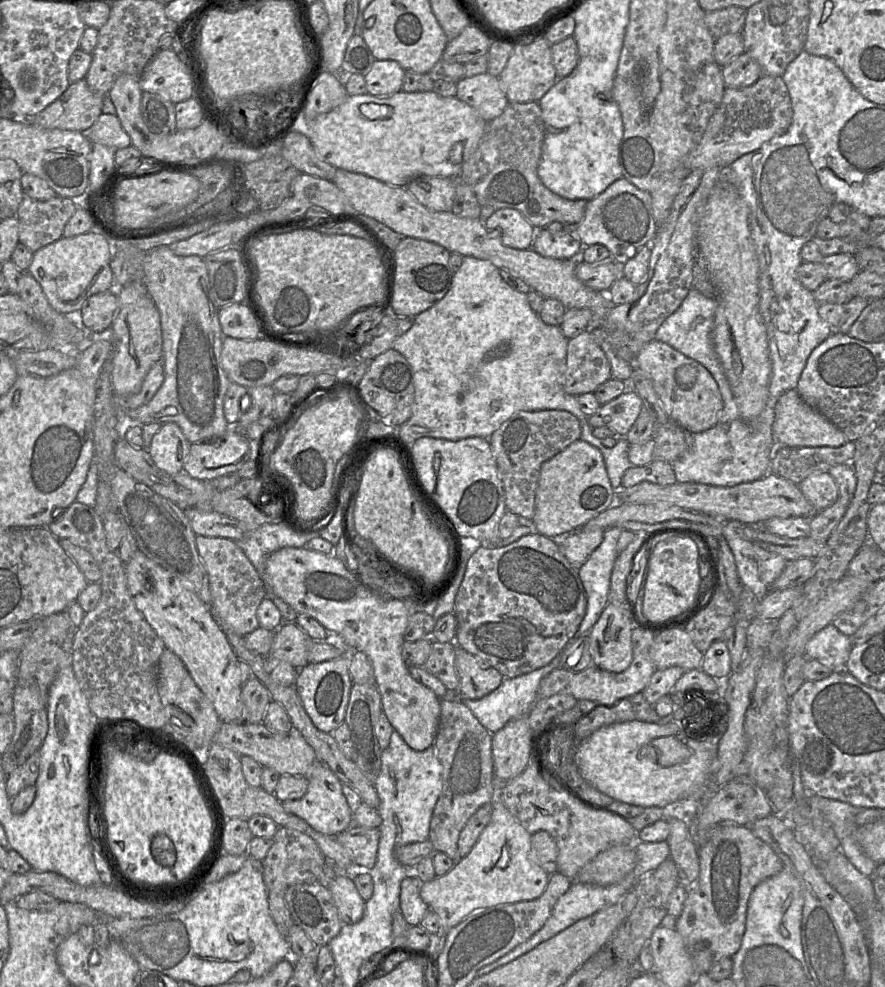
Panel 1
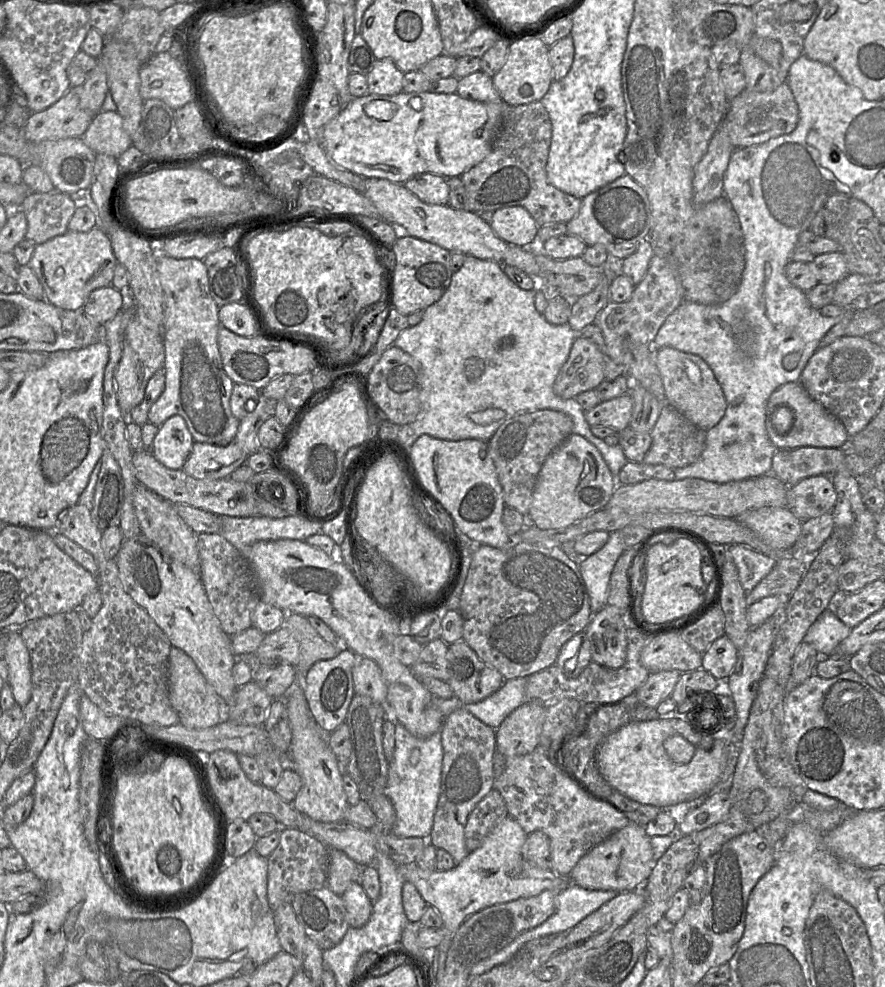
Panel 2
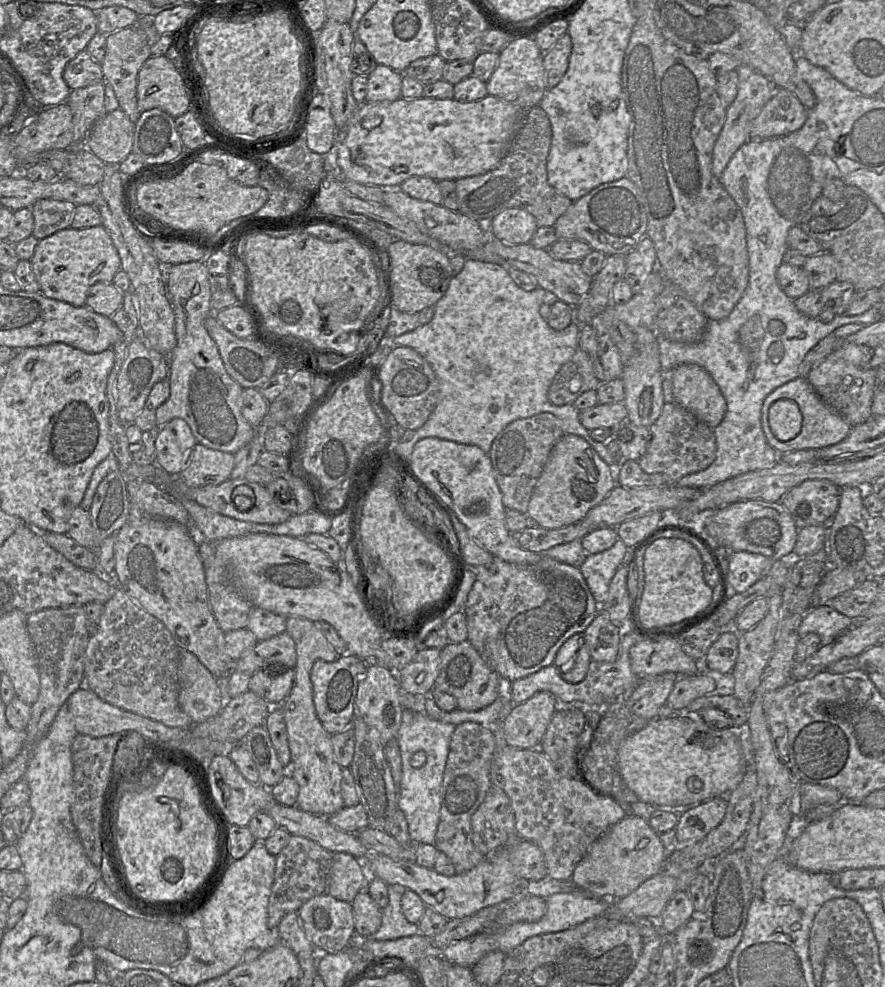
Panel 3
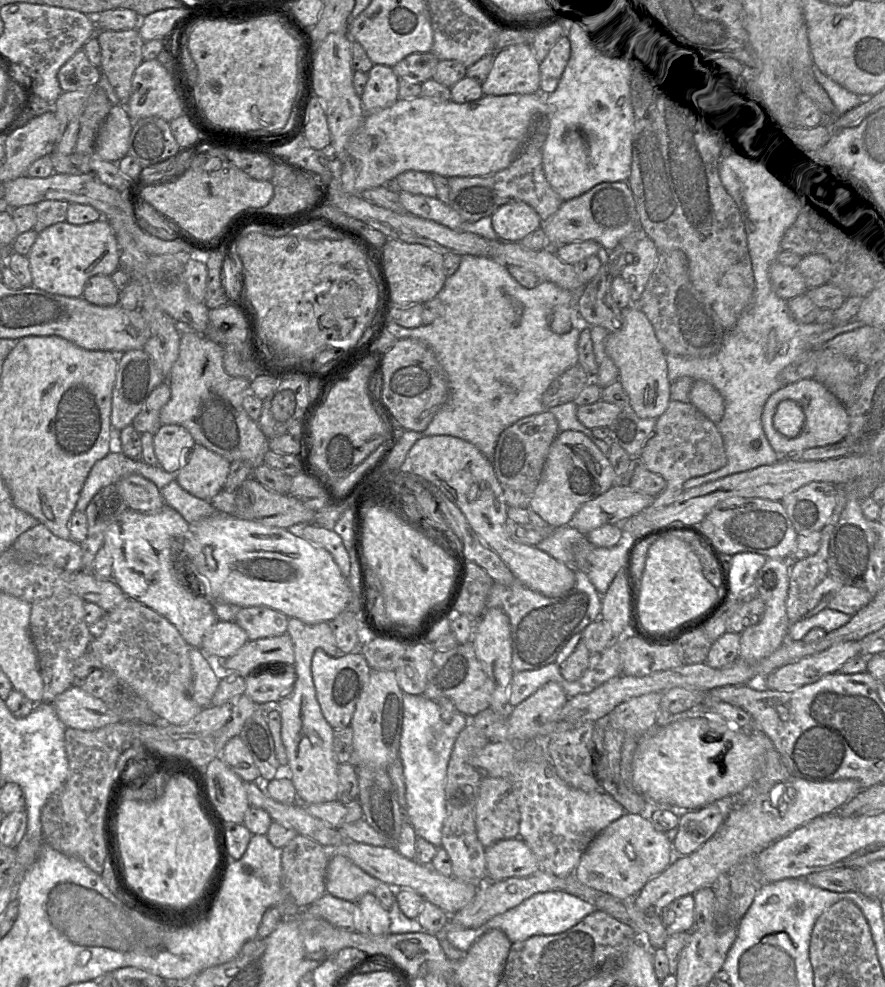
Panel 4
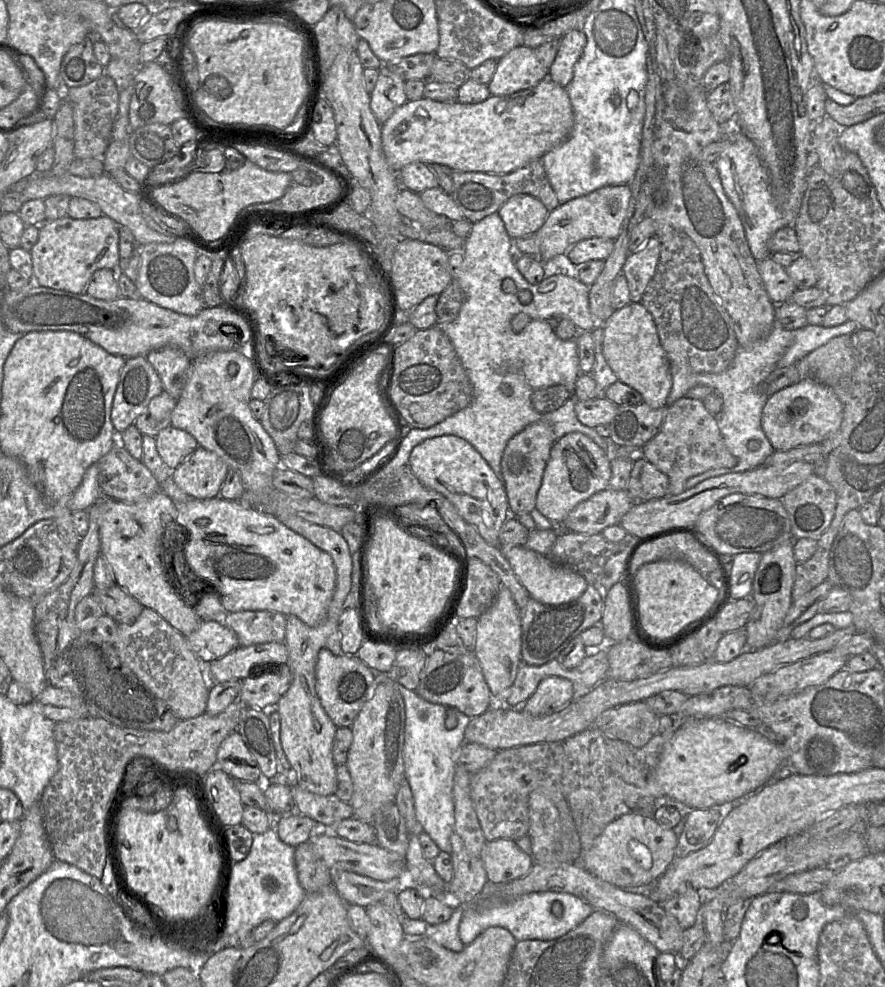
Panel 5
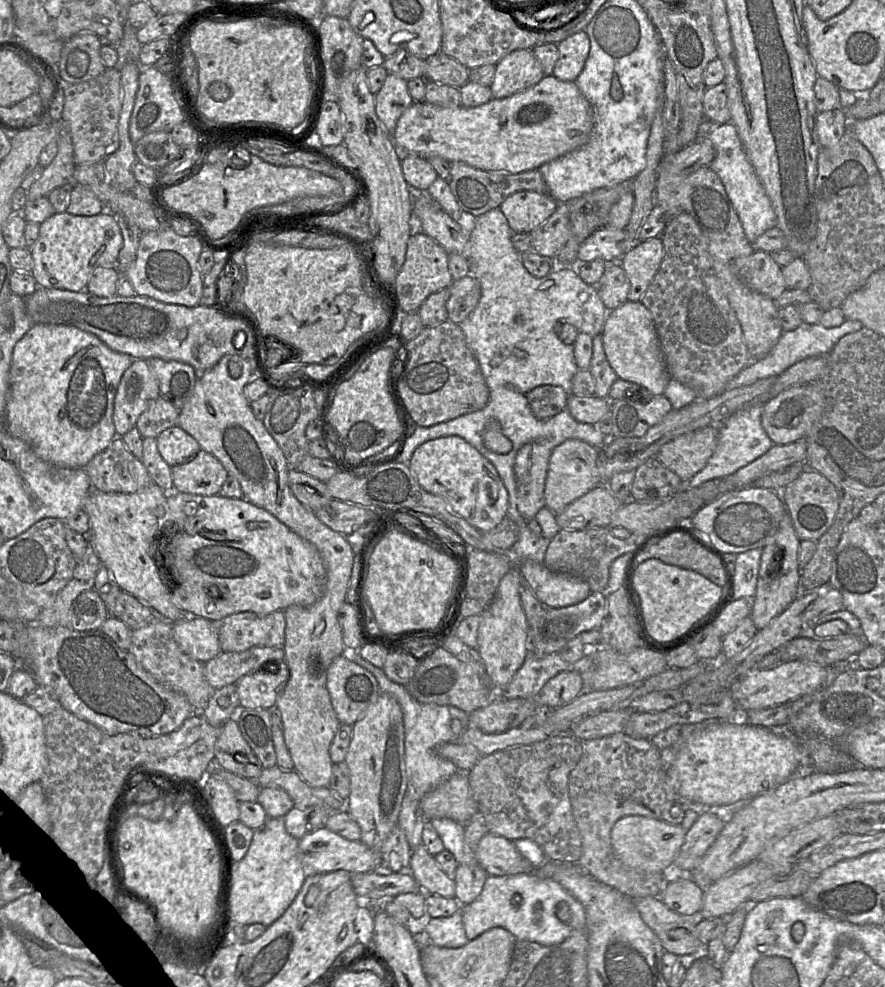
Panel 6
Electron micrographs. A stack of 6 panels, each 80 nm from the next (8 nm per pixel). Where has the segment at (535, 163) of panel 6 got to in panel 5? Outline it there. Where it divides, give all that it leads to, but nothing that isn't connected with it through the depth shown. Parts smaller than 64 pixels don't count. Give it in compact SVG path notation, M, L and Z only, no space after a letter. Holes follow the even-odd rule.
M546 77L535 87L511 95L492 96L477 104L441 103L428 98L406 101L381 125L382 149L389 167L399 172L413 162L442 164L453 171L508 174L563 143L574 125L574 112L565 87Z

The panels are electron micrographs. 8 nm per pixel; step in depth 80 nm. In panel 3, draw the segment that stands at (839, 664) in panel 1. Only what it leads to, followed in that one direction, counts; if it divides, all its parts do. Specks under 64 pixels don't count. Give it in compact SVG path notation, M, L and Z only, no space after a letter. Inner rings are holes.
M829 605L811 607L802 619L798 635L803 638L808 633L816 633L821 645L829 645L847 630L853 629L854 620L839 613Z

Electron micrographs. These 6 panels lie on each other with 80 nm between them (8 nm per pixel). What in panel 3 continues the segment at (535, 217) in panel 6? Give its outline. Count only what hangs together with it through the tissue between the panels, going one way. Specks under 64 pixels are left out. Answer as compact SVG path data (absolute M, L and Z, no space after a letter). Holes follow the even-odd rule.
M506 208L492 218L492 234L504 243L530 243L537 228L535 217L523 208Z

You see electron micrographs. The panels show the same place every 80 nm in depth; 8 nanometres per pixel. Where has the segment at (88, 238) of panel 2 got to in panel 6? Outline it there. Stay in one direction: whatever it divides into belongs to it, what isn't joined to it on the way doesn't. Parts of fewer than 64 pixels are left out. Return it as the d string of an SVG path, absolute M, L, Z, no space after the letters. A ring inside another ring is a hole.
M65 211L54 213L39 225L39 236L30 248L34 262L31 272L38 287L65 289L73 292L83 291L95 268L116 266L123 238L114 214L103 211L93 216L78 216Z

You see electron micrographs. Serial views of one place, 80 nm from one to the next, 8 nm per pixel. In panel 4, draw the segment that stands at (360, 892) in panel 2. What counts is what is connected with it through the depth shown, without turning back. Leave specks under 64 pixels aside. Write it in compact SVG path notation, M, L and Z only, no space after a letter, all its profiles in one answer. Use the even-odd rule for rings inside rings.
M373 893L364 894L356 903L358 905L356 932L376 936L389 934L389 912Z

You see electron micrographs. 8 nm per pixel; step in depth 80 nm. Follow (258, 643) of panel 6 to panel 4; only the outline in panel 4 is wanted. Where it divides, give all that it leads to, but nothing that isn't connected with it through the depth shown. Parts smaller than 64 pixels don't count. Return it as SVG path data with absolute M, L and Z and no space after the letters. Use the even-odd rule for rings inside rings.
M263 606L238 609L234 622L241 627L250 641L281 636L287 632L289 617Z

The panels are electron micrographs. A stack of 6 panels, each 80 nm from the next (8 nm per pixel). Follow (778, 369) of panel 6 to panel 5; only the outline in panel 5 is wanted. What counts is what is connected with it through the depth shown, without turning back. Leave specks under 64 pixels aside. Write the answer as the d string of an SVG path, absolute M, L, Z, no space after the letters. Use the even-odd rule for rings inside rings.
M848 319L846 322L832 327L822 325L810 325L795 330L795 338L790 347L786 350L782 358L777 362L776 368L783 368L796 364L803 357L826 344L832 338L852 334L859 325Z

